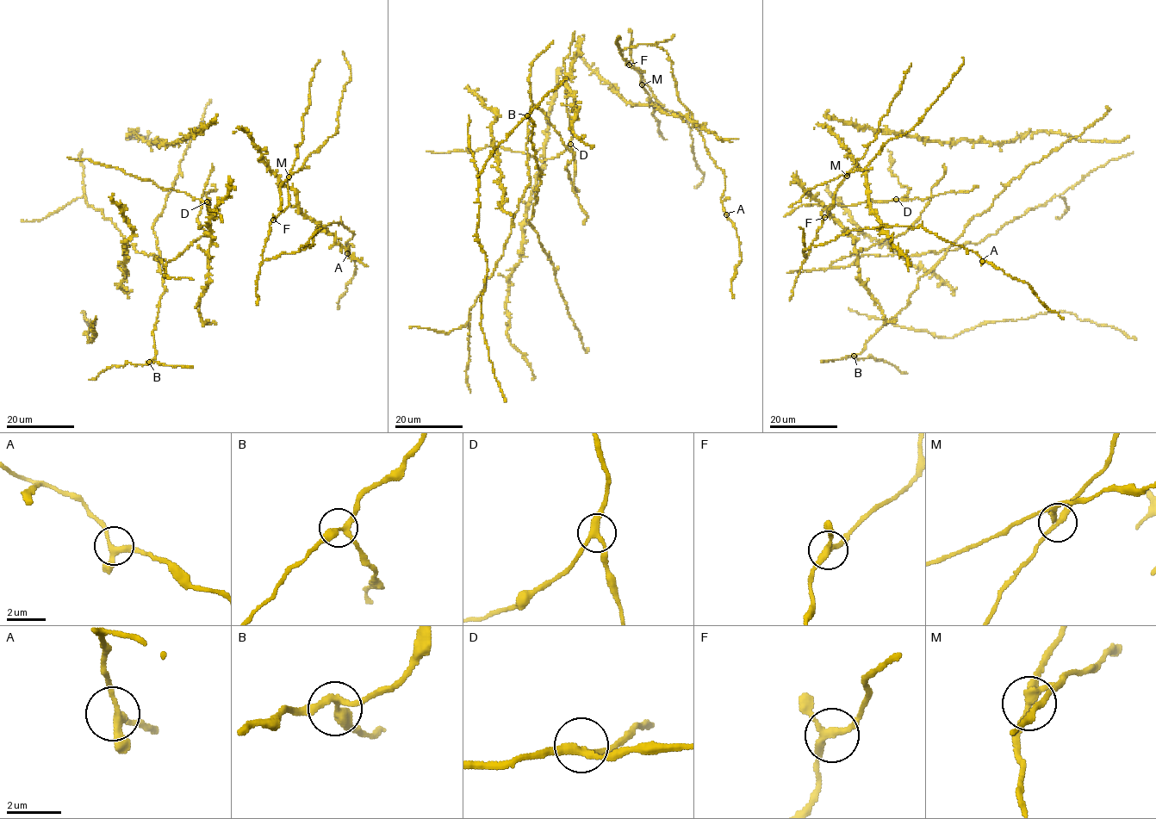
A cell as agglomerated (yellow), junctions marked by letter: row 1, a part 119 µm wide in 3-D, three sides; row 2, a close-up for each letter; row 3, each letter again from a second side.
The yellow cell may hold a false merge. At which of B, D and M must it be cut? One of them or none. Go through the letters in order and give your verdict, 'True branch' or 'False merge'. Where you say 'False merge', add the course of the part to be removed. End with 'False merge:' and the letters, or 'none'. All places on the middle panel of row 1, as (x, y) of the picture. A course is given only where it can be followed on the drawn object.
B: True branch
D: True branch
M: True branch
False merge: none

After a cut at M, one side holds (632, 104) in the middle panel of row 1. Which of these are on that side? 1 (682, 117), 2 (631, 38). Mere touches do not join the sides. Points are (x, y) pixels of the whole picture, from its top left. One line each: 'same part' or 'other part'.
1: same part
2: same part

